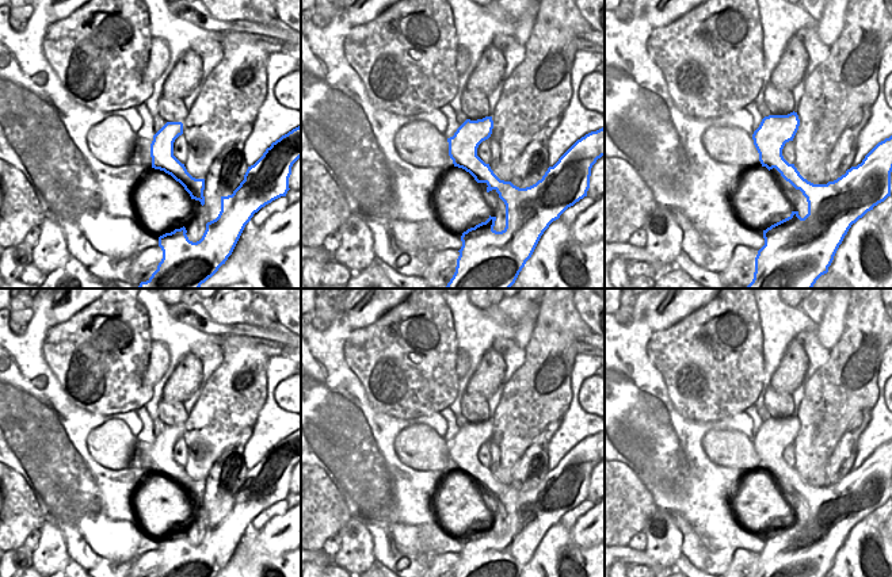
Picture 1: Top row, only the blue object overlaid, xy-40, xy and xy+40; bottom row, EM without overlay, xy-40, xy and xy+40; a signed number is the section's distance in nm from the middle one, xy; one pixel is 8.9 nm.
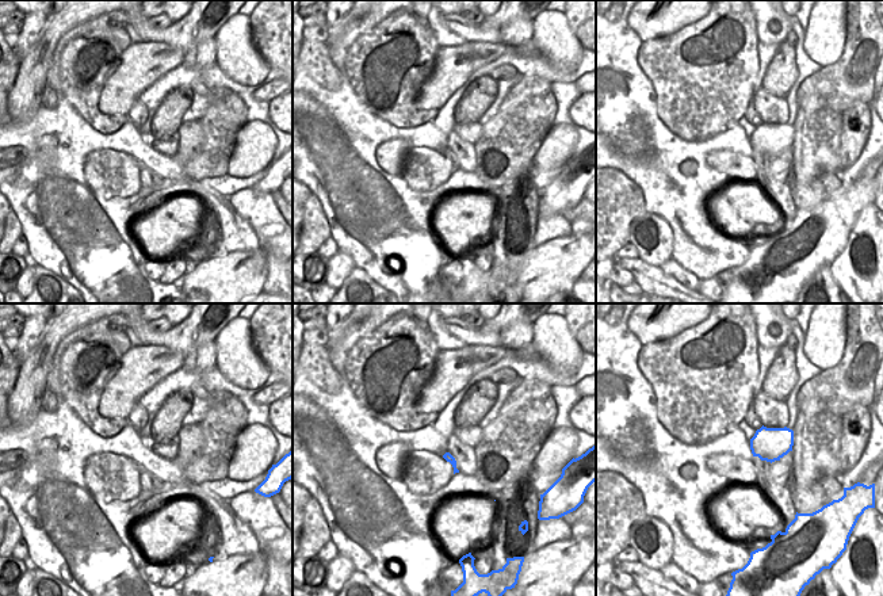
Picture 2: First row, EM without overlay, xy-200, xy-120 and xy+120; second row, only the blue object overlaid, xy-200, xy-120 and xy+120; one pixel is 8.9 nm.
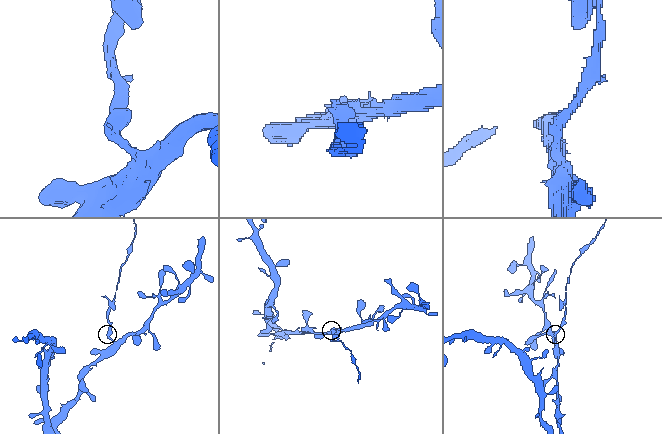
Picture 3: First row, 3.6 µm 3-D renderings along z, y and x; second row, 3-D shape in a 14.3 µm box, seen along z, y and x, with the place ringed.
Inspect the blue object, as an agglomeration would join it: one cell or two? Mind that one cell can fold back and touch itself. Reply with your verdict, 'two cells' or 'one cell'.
two cells

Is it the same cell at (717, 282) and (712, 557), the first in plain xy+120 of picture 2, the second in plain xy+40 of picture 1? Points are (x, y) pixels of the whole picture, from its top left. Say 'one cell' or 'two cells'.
two cells

